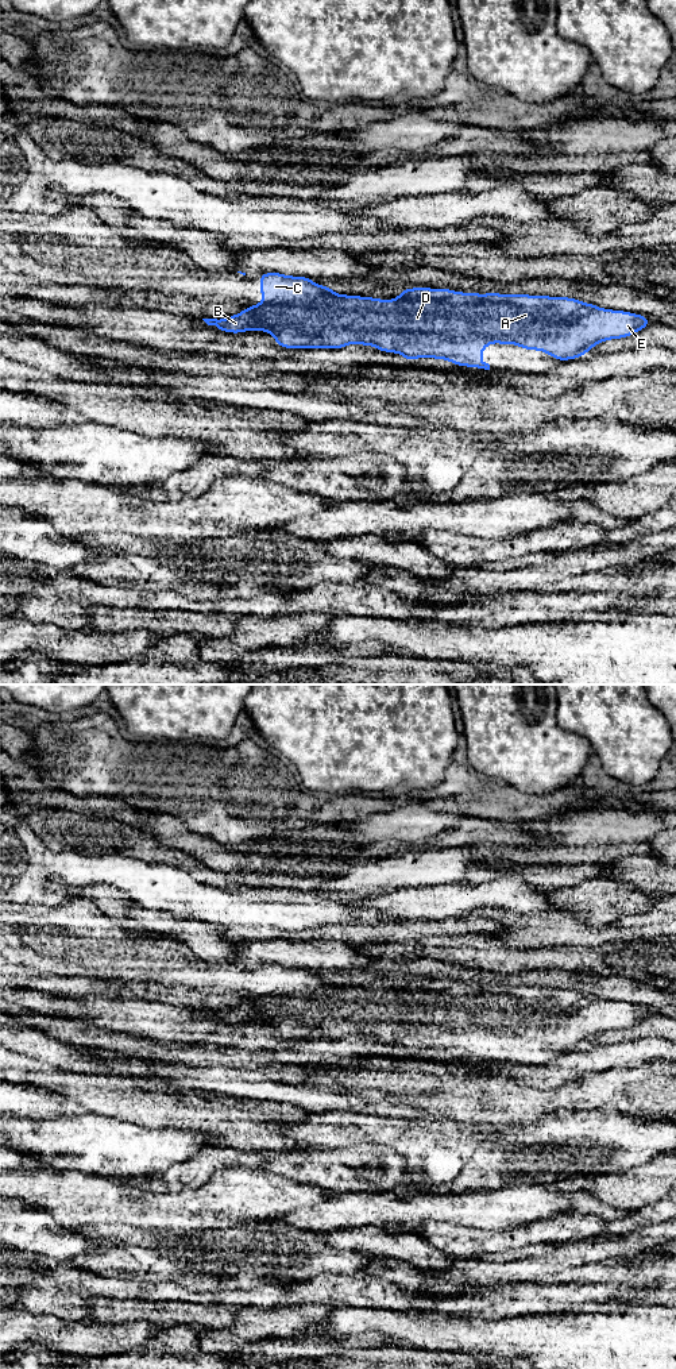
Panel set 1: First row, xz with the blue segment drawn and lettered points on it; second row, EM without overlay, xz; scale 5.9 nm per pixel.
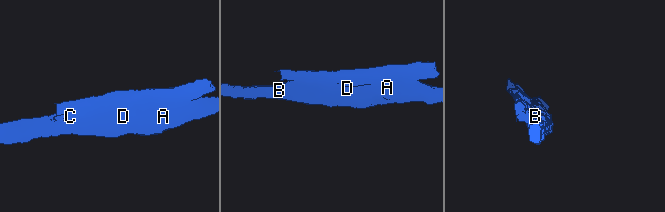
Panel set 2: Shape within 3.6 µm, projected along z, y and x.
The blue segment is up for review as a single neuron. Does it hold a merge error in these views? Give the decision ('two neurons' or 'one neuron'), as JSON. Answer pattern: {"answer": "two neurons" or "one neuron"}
{"answer": "two neurons"}

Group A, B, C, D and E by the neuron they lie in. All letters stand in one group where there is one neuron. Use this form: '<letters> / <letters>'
A B D E / C

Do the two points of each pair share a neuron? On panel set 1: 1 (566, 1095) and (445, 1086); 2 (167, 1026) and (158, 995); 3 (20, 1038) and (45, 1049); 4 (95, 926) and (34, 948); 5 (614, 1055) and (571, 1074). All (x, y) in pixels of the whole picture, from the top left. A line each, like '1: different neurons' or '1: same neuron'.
1: same neuron
2: different neurons
3: same neuron
4: same neuron
5: same neuron

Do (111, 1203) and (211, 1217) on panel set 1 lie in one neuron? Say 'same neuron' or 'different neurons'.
same neuron

